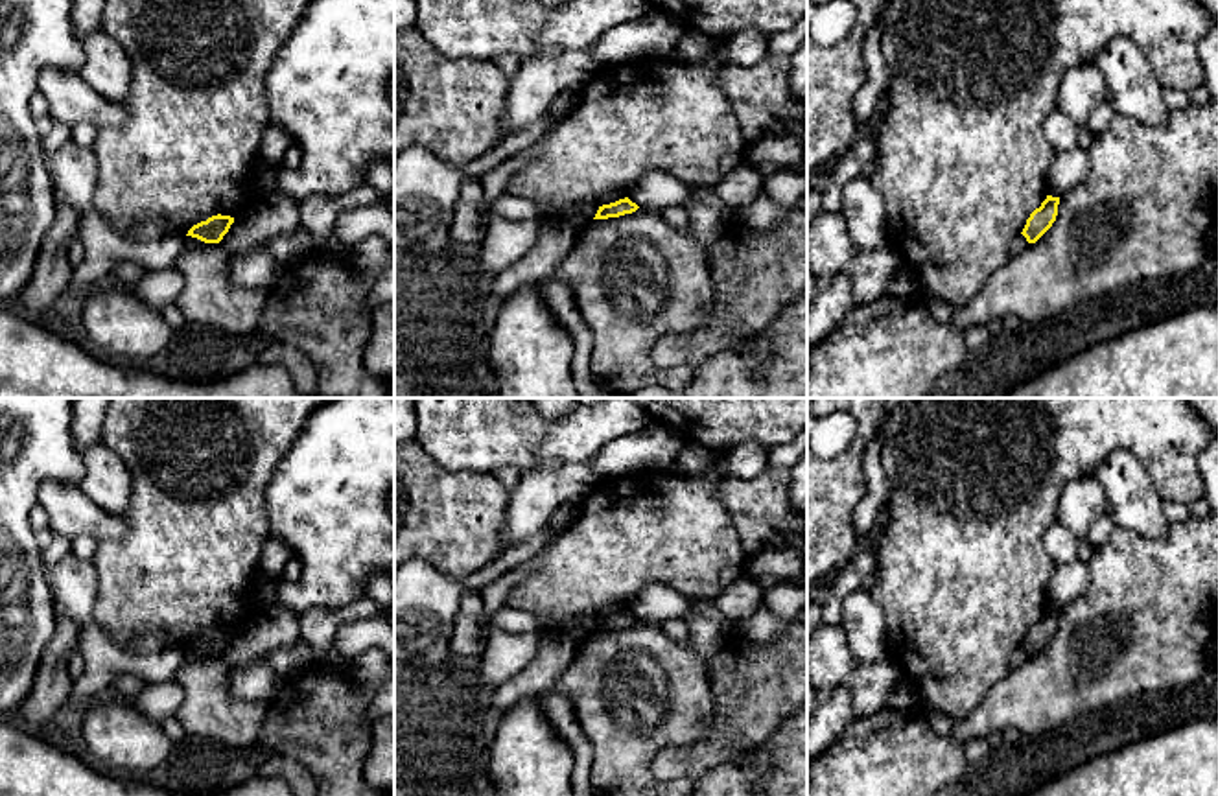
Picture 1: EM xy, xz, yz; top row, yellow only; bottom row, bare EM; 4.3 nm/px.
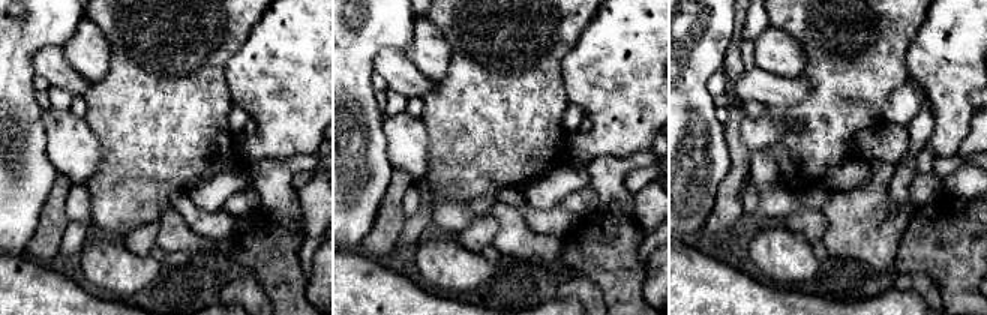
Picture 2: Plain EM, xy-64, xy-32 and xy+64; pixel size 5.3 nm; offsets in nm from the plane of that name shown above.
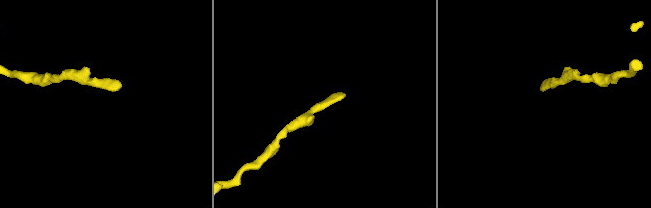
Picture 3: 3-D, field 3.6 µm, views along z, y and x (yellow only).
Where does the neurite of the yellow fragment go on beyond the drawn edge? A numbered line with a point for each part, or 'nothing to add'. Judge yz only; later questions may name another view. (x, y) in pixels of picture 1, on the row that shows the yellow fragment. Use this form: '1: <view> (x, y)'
nothing to add

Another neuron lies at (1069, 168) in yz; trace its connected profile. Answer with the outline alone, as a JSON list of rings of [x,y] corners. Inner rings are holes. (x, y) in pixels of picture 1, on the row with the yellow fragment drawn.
[[[1078,147],[1056,153],[1047,179],[1047,193],[1063,197],[1074,186],[1082,184],[1091,171],[1087,151]]]

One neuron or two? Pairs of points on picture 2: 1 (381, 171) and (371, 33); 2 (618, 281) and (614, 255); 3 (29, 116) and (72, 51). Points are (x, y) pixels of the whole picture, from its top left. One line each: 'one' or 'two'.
1: one
2: one
3: two

